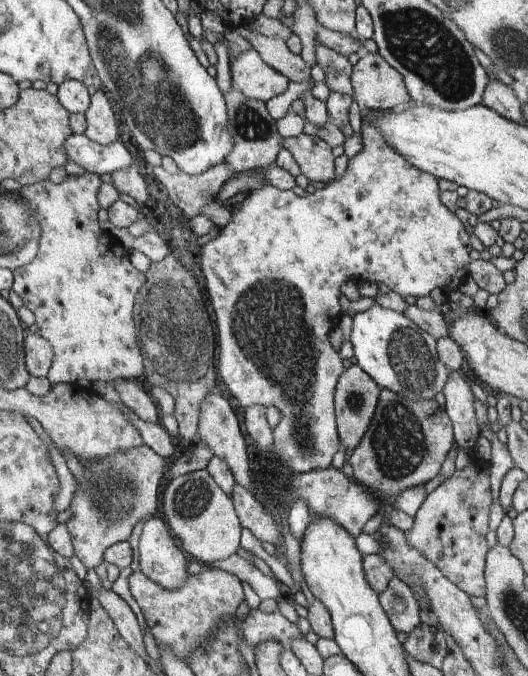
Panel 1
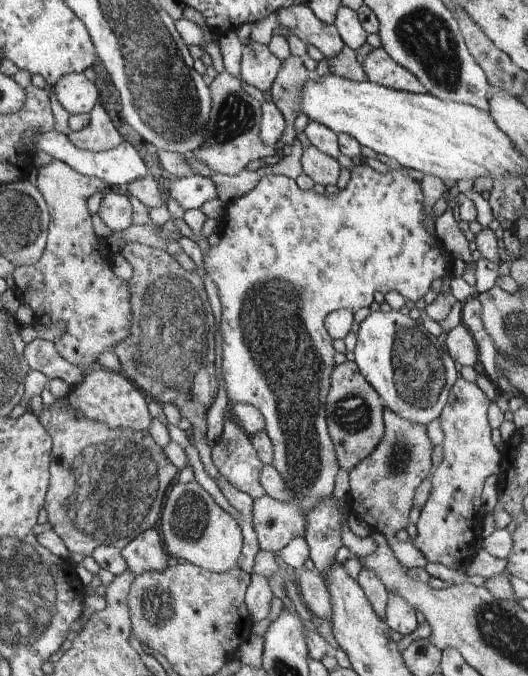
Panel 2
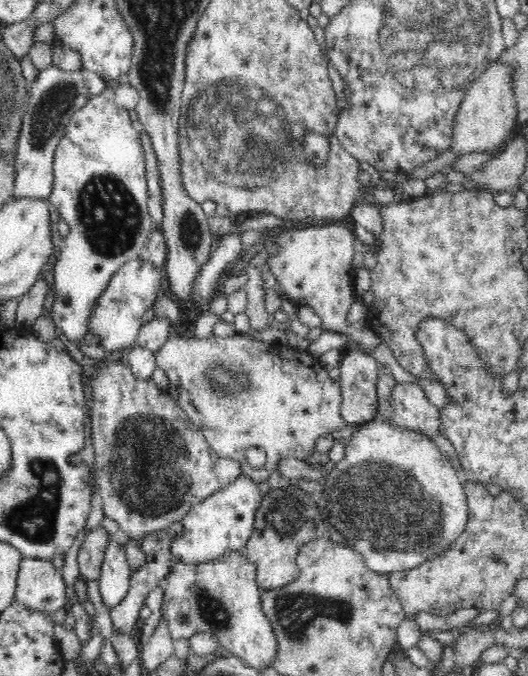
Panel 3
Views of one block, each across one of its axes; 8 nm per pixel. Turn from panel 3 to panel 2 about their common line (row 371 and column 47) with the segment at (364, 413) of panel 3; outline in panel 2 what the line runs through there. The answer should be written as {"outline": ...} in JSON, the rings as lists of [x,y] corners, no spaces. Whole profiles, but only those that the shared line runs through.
{"outline":[[[35,339],[32,343],[28,344],[27,351],[25,354],[27,358],[28,365],[33,370],[41,372],[48,380],[58,378],[64,381],[71,389],[78,387],[85,378],[82,374],[82,368],[77,365],[72,365],[70,362],[67,362],[56,349],[54,343],[49,342],[48,340]]]}

